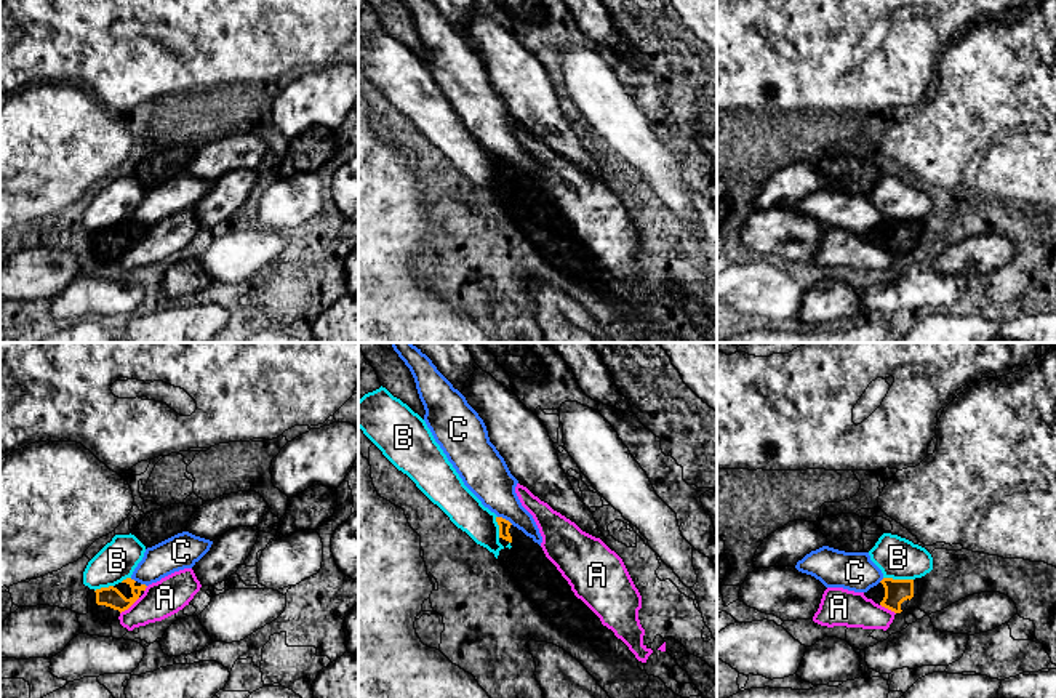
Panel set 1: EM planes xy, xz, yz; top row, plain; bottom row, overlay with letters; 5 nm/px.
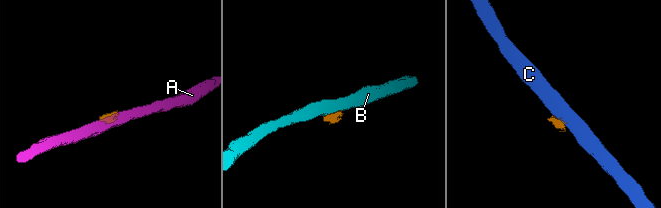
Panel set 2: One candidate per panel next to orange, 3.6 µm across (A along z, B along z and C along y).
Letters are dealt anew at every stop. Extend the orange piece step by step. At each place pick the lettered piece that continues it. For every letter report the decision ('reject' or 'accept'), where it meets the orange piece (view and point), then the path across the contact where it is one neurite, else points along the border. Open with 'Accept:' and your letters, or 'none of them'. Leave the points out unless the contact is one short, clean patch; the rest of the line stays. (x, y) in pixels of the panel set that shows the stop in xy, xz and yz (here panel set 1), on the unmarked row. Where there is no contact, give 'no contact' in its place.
Accept: none of them
A: reject | xy (130, 247) | along xy (140, 239), (120, 255)
B: reject | yz (898, 221) | along yz (884, 218), (912, 221)
C: reject | xz (504, 160) | along xz (498, 157), (512, 165)

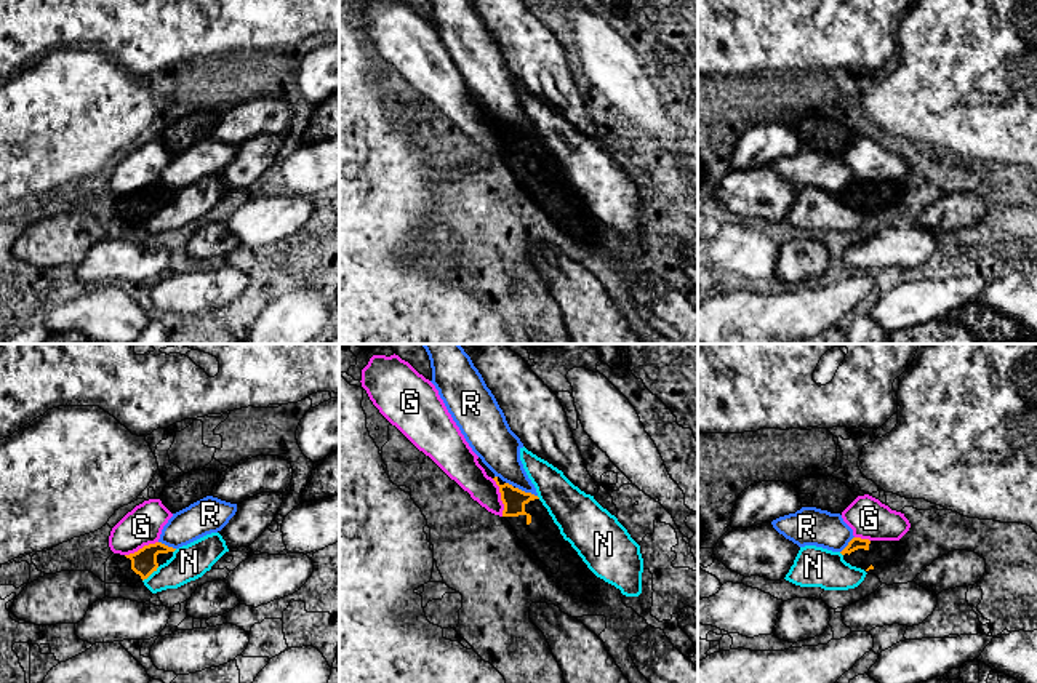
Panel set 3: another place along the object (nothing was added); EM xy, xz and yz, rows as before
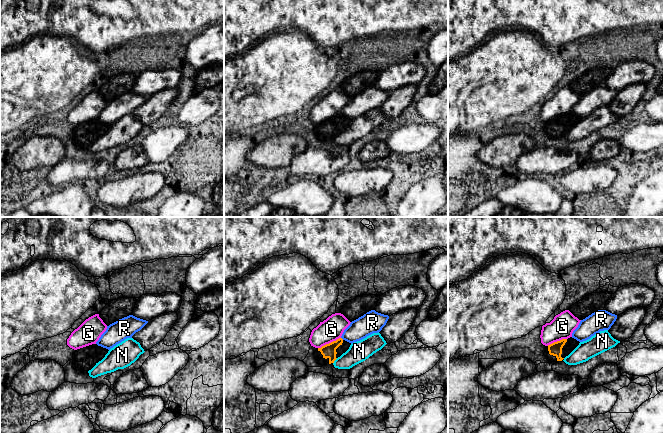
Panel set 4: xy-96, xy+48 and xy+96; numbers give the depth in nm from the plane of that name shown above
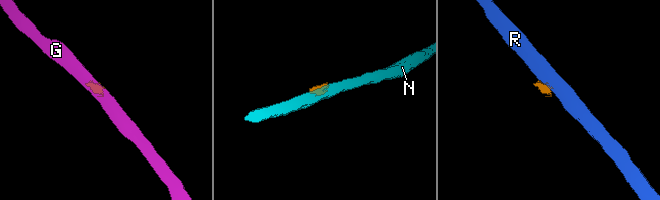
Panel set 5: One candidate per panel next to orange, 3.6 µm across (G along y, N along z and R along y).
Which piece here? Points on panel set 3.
Accept: none of them
G: reject | xz (501, 139) | along xz (492, 120), (498, 128), (503, 157)
N: reject | xy (151, 215) | along xy (159, 208), (143, 223)
R: reject | xz (527, 135) | along xz (516, 128), (536, 138)

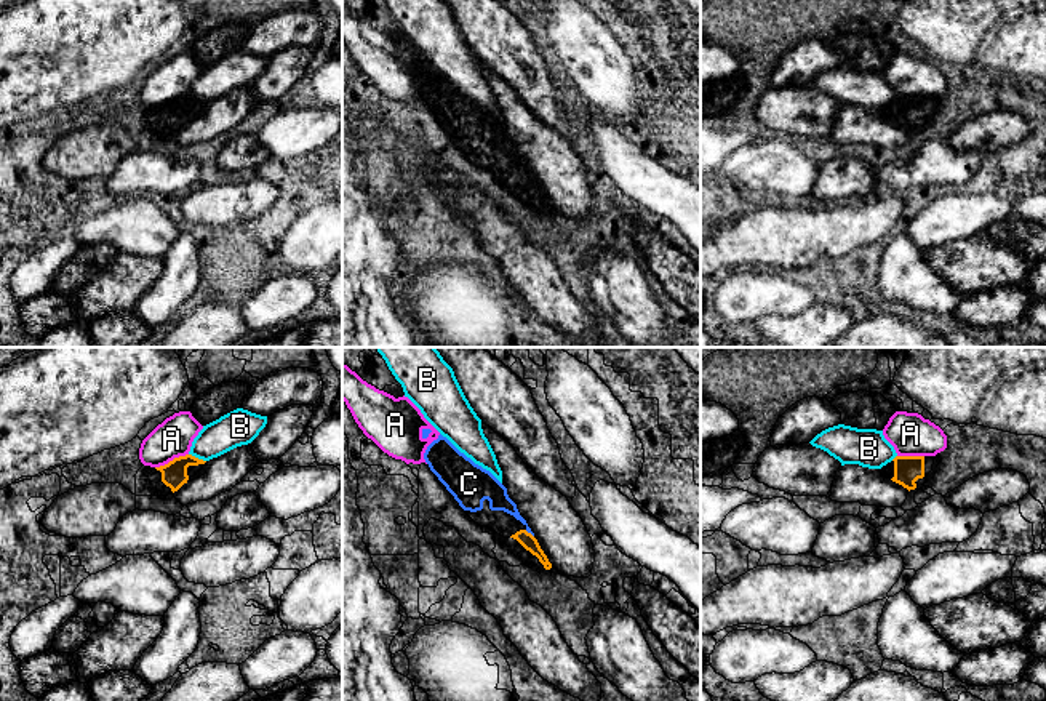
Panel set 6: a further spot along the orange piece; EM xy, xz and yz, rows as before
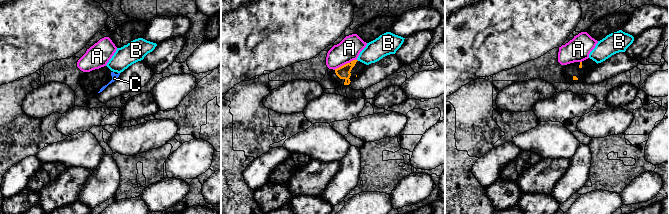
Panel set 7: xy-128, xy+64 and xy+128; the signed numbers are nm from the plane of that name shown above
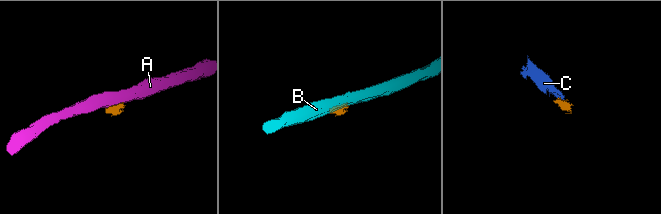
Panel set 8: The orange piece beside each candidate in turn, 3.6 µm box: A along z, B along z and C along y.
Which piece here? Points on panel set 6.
Accept: C
A: reject | xy (173, 101) | along xy (187, 95), (155, 109)
B: reject | xy (197, 100) | along xy (189, 95), (205, 103)
C: accept | xz (530, 175) | across xz (526, 181), (530, 175), (498, 138)

